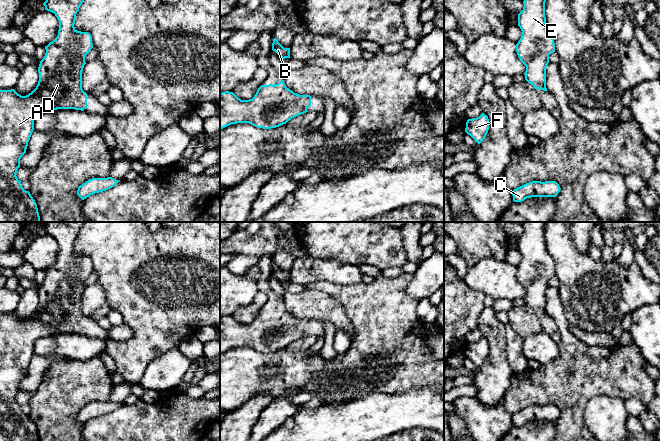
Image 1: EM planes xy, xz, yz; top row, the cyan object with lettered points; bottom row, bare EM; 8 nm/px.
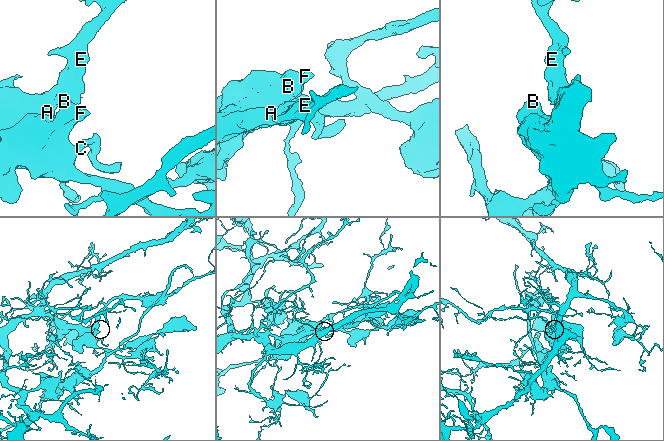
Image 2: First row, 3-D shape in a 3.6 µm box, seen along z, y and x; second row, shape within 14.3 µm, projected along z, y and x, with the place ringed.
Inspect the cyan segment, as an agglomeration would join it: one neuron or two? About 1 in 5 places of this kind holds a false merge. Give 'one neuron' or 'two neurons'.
one neuron

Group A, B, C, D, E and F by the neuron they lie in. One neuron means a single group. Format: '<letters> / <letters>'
A B C D E F

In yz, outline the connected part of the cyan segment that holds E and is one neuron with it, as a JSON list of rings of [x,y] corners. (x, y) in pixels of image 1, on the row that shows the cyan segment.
[[[524,0],[523,10],[518,14],[518,26],[522,35],[516,44],[516,52],[520,61],[526,66],[525,80],[537,89],[548,91],[546,88],[546,67],[549,55],[555,52],[554,39],[548,29],[545,17],[546,0]]]

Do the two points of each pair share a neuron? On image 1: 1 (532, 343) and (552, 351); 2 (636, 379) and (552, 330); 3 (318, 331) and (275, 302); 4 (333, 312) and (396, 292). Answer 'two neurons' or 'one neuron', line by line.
1: one neuron
2: two neurons
3: one neuron
4: two neurons

